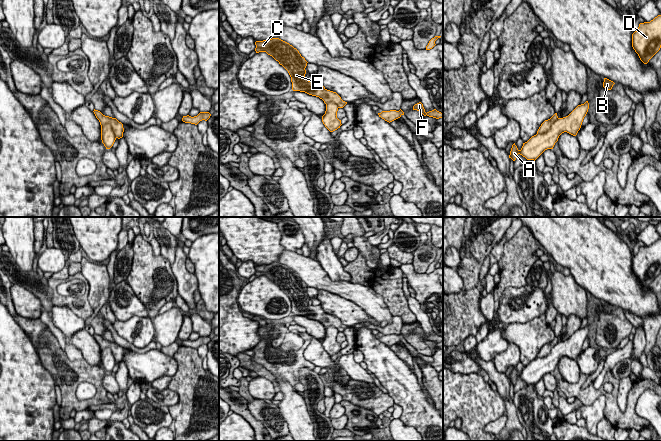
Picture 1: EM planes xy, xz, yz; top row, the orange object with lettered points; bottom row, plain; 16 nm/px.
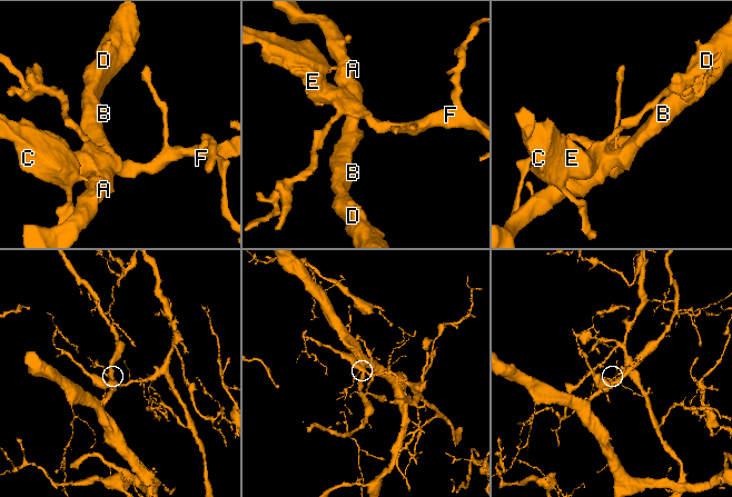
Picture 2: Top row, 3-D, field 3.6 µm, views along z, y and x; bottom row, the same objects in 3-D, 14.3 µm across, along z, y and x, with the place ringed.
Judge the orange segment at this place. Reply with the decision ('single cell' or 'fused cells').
fused cells

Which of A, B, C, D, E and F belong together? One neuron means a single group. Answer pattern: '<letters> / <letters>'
A B D / C E F

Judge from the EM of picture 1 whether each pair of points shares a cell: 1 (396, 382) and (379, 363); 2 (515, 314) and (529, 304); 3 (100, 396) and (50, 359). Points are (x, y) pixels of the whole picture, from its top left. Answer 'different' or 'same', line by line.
1: same
2: same
3: same

